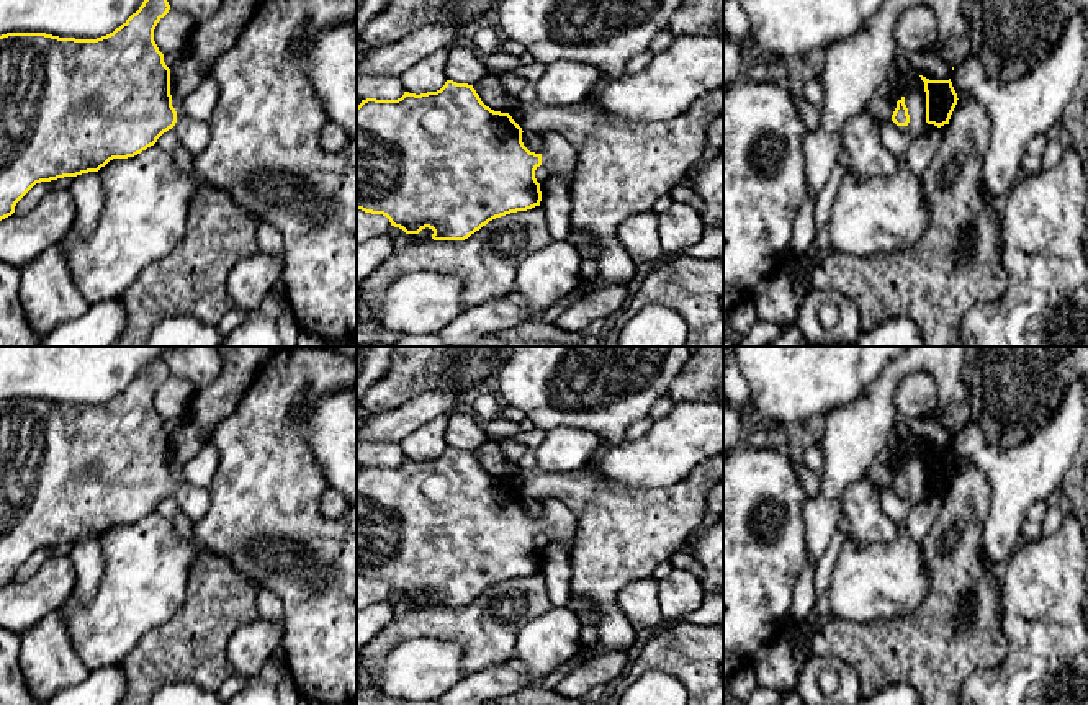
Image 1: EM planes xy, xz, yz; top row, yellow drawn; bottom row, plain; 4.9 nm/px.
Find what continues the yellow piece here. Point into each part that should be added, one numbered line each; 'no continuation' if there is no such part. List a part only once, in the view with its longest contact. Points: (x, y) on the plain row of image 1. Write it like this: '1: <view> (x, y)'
1: xy (193, 501)

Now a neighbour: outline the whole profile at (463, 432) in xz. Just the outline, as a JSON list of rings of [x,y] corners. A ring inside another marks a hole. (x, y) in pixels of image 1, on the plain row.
[[[466,414],[448,415],[445,438],[447,447],[468,451],[473,451],[488,440],[481,422],[474,415]]]

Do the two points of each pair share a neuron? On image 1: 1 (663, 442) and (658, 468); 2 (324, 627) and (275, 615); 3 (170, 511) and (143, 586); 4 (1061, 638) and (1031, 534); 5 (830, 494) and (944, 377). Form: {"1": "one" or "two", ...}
{"1": "one", "2": "two", "3": "two", "4": "two", "5": "one"}

